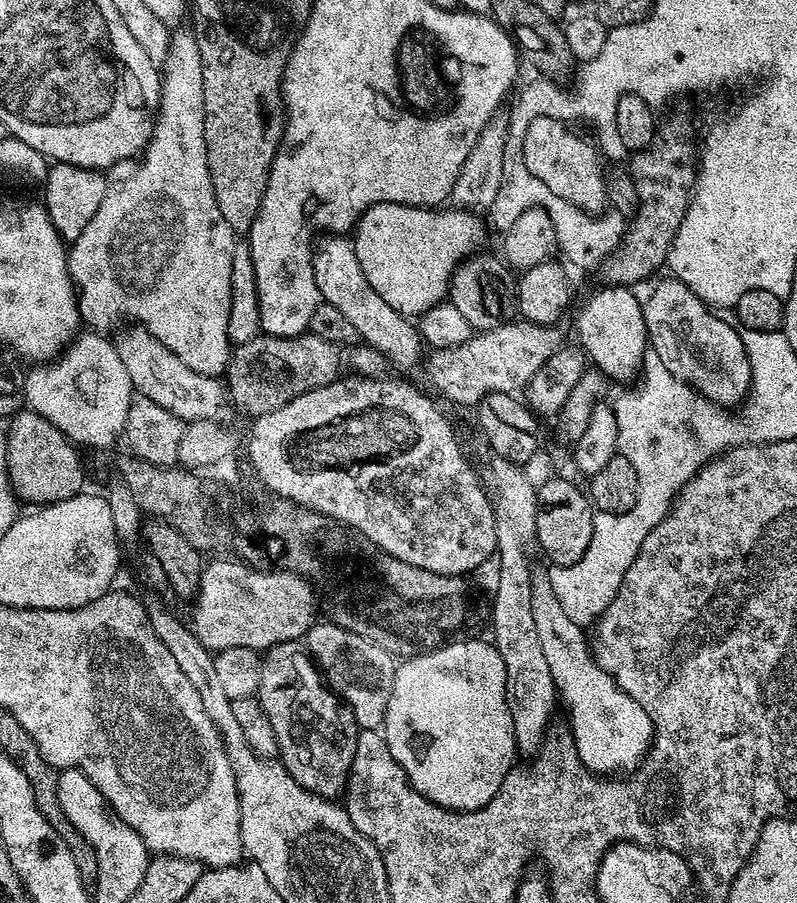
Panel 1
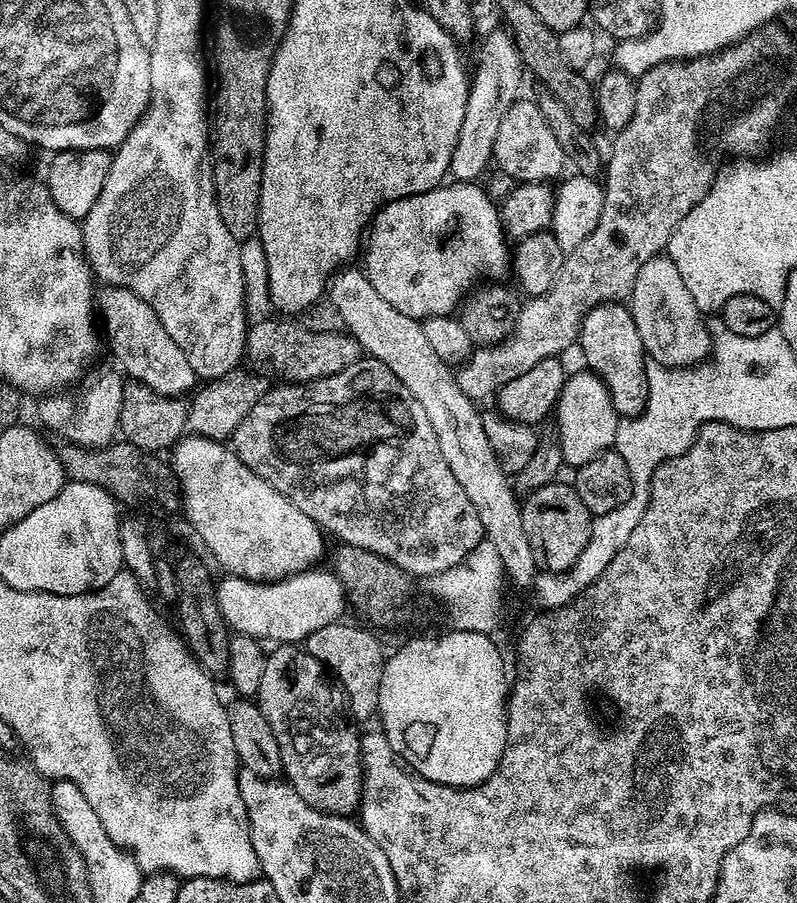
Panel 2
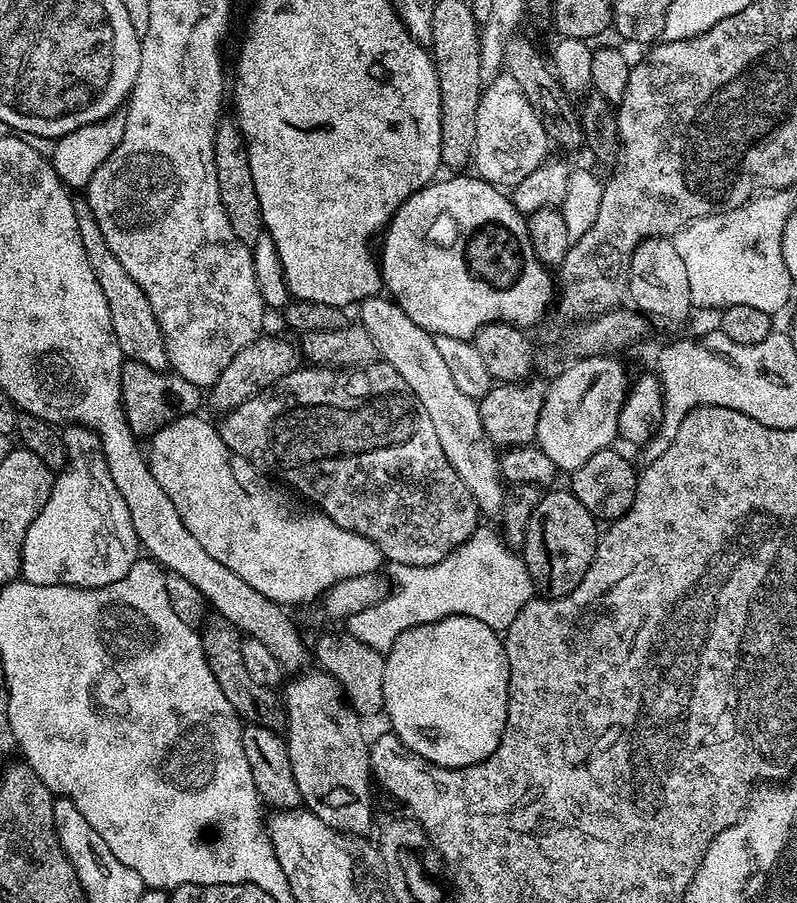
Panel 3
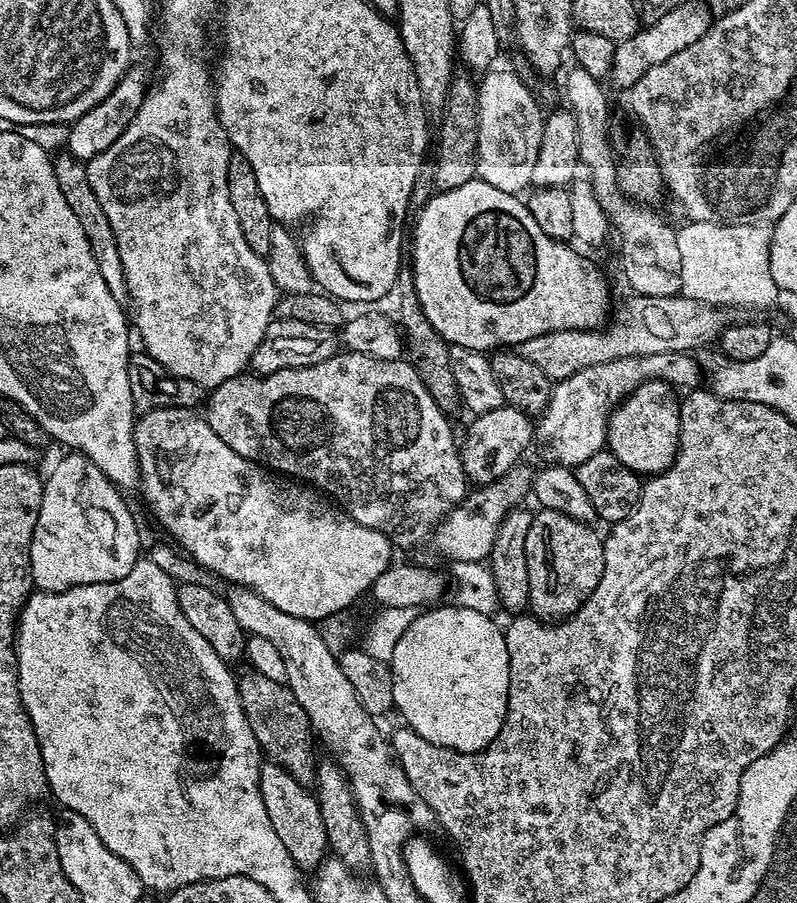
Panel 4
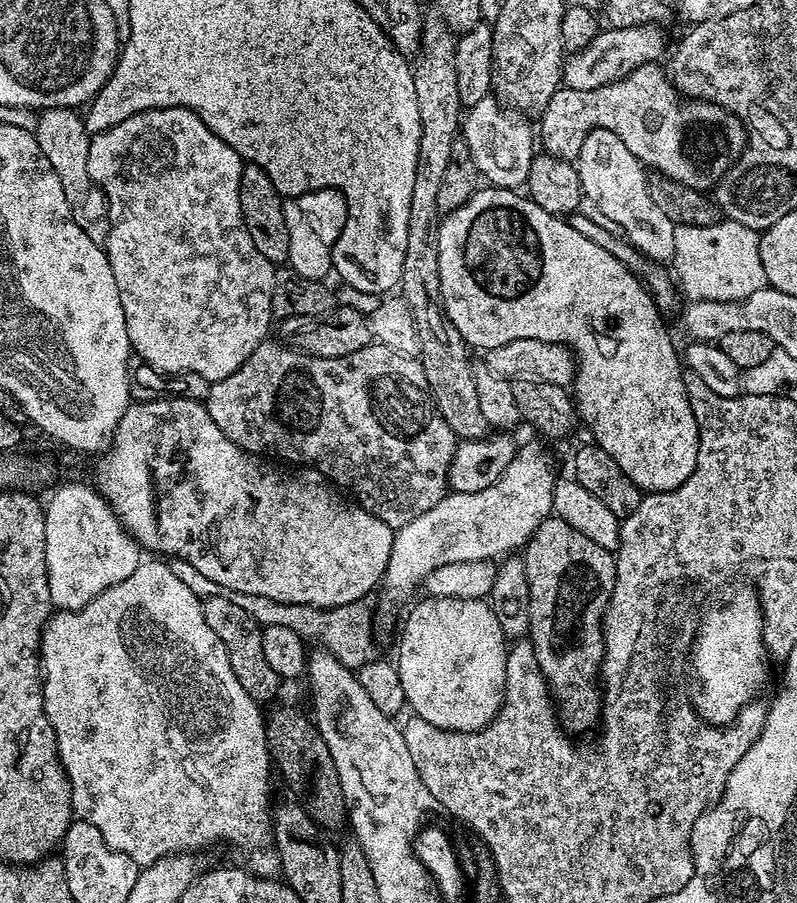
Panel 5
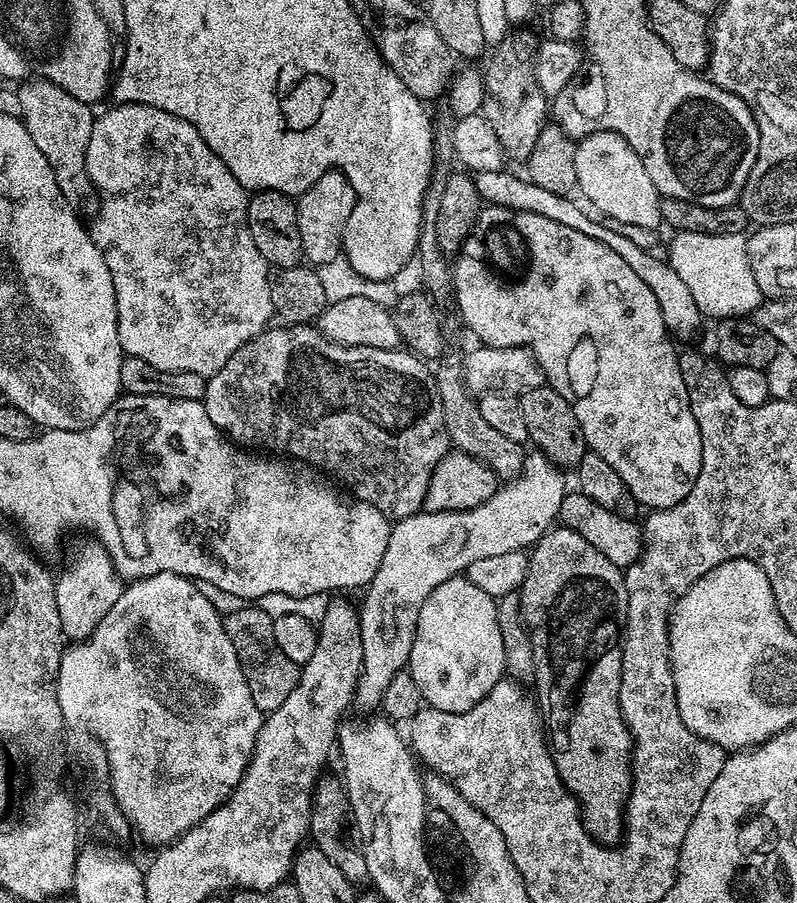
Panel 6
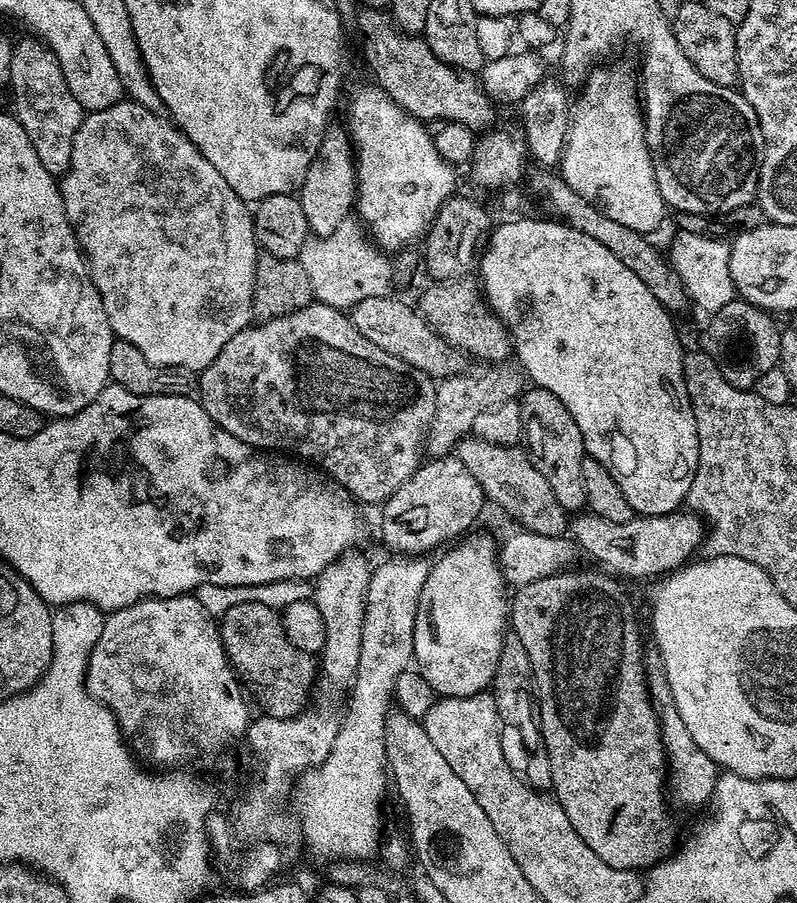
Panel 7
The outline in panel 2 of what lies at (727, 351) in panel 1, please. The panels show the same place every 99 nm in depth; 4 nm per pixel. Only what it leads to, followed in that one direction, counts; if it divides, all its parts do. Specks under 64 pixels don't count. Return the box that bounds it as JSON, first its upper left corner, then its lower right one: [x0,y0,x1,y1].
[630,256,713,368]

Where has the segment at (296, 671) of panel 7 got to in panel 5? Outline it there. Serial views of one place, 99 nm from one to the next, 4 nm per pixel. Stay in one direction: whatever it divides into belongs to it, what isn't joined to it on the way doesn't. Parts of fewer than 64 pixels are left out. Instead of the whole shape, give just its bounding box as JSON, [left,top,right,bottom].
[202,594,282,702]

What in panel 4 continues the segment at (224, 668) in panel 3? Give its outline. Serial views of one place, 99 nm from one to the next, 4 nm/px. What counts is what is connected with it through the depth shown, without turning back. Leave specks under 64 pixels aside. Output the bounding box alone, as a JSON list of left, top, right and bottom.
[236,670,318,785]

